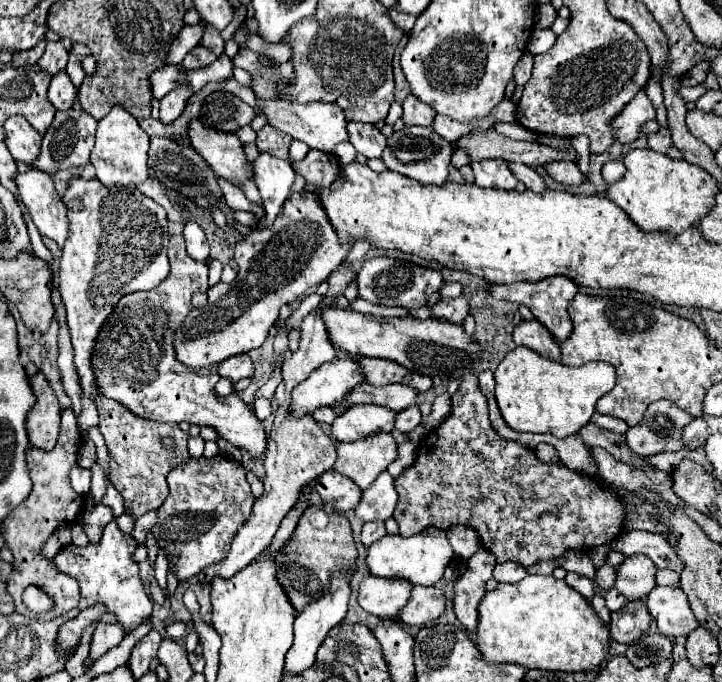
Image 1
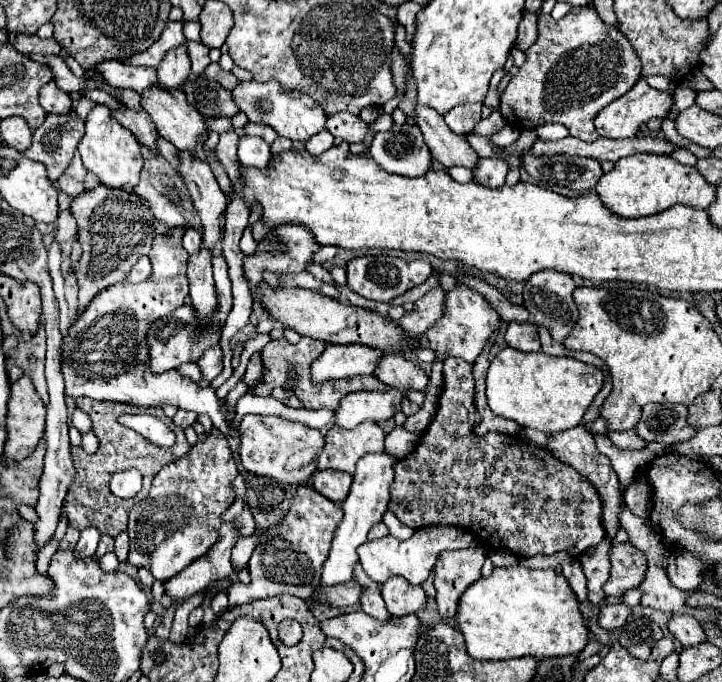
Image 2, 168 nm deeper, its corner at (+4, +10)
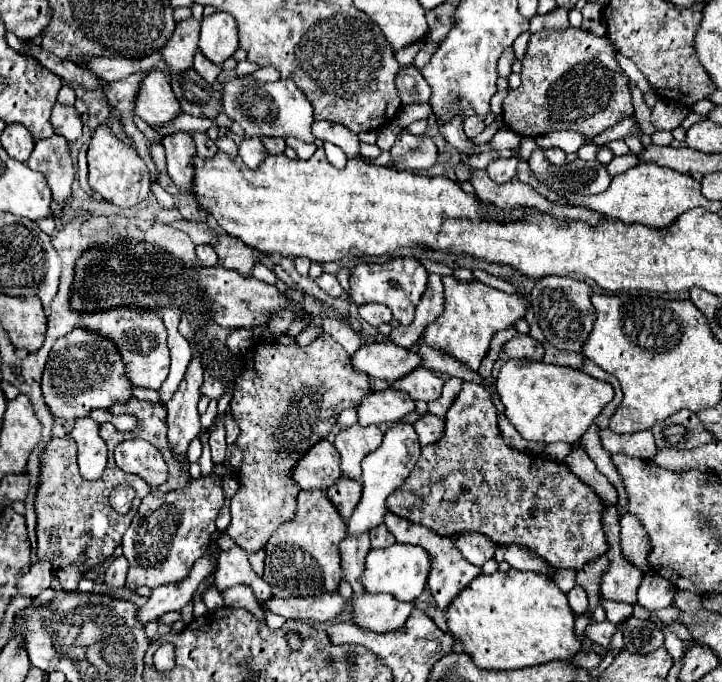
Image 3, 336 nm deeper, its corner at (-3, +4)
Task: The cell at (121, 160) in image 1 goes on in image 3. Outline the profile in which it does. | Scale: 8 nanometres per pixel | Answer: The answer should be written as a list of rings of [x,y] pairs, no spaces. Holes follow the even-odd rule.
[[[98,126],[88,148],[88,184],[106,202],[118,208],[134,208],[150,192],[150,174],[136,150],[116,138],[108,126]]]

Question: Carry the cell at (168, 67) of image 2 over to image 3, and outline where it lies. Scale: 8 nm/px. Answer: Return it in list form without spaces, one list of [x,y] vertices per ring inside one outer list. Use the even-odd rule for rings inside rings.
[[[194,18],[176,22],[176,28],[162,50],[162,58],[166,60],[166,64],[174,74],[184,72],[192,66],[194,54],[198,50],[198,32],[200,32],[200,22]]]

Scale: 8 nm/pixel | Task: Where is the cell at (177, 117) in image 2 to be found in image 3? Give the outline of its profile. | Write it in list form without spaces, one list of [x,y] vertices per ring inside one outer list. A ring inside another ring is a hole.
[[[162,70],[148,72],[148,76],[140,82],[134,110],[150,126],[166,124],[170,118],[182,112],[180,102],[172,94],[168,76]]]

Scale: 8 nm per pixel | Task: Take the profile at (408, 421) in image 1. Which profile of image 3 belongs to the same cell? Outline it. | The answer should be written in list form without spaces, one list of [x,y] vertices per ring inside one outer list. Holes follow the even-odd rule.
[[[426,414],[418,422],[414,422],[414,428],[416,428],[420,446],[428,446],[428,444],[434,444],[434,442],[438,442],[442,438],[444,420],[434,416],[434,414]]]

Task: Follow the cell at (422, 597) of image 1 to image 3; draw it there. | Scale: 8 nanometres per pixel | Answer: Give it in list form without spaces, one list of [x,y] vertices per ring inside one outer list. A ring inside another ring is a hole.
[[[366,594],[352,600],[352,622],[372,632],[390,632],[404,626],[412,612],[412,602],[398,602],[386,594]]]

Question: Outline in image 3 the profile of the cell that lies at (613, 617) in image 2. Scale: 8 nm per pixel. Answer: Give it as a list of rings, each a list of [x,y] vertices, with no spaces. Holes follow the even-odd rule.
[[[604,620],[604,622],[590,622],[586,626],[586,630],[584,630],[584,636],[590,638],[592,644],[598,644],[598,646],[608,648],[614,632],[616,632],[616,626],[612,622]]]

